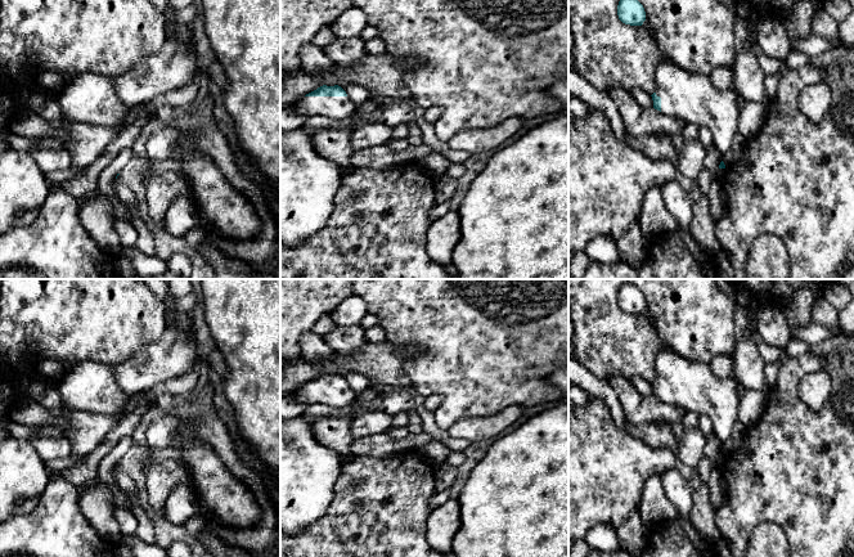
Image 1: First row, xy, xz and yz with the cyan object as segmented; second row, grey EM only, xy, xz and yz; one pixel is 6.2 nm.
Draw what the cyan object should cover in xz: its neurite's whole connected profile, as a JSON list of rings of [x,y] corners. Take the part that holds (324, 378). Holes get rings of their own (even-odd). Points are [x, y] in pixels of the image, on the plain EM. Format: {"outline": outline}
{"outline": [[[323,373],[291,392],[298,403],[324,404],[331,408],[349,408],[355,400],[354,390],[338,374]]]}

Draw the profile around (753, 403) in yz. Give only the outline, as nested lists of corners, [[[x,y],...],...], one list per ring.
[[[768,387],[746,390],[740,400],[740,421],[746,428],[755,426],[764,413],[768,399]]]

